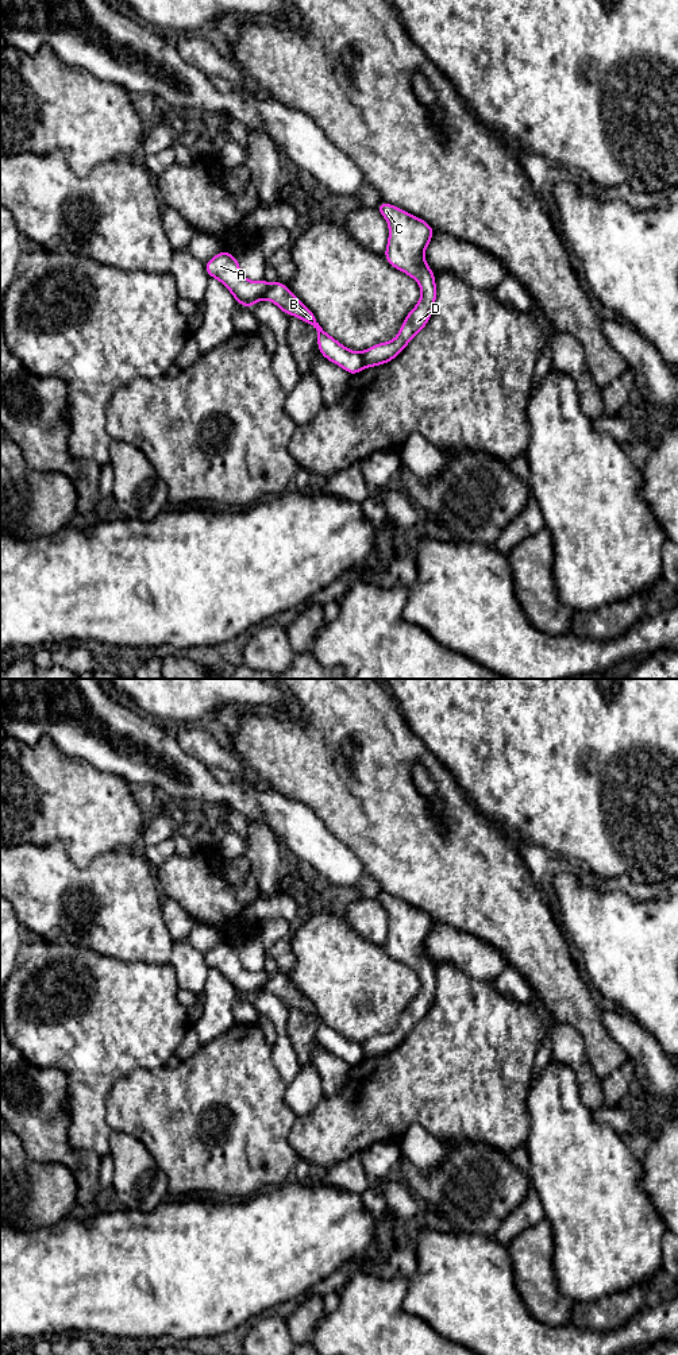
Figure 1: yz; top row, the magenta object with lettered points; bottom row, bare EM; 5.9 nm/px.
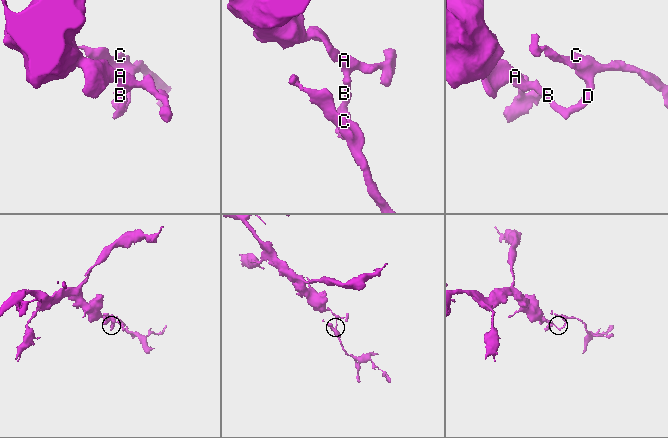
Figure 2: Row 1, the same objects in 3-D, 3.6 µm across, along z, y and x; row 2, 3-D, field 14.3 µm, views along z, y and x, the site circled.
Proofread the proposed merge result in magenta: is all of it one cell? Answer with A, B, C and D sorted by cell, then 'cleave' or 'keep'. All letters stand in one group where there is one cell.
groups A B / C D; cleave

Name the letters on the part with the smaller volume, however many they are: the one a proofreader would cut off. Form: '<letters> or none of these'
C, D

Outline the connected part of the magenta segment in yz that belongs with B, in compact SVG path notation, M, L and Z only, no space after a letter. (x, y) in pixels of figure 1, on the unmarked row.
M221 942L204 954L209 968L217 969L242 997L253 999L261 989L274 993L286 1007L294 1005L317 1022L320 1045L330 1053L343 1058L350 1066L365 1059L362 1043L346 1039L330 1027L317 1014L316 1007L281 973L269 974L265 970L251 973L240 962L236 949L230 942Z

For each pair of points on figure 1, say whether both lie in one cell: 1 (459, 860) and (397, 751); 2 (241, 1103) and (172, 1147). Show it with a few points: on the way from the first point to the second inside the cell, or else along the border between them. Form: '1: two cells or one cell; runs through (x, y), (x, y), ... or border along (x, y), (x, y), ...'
1: one cell; runs through (431, 834), (397, 800), (397, 779)
2: one cell; runs through (220, 1099), (210, 1099), (181, 1127)

